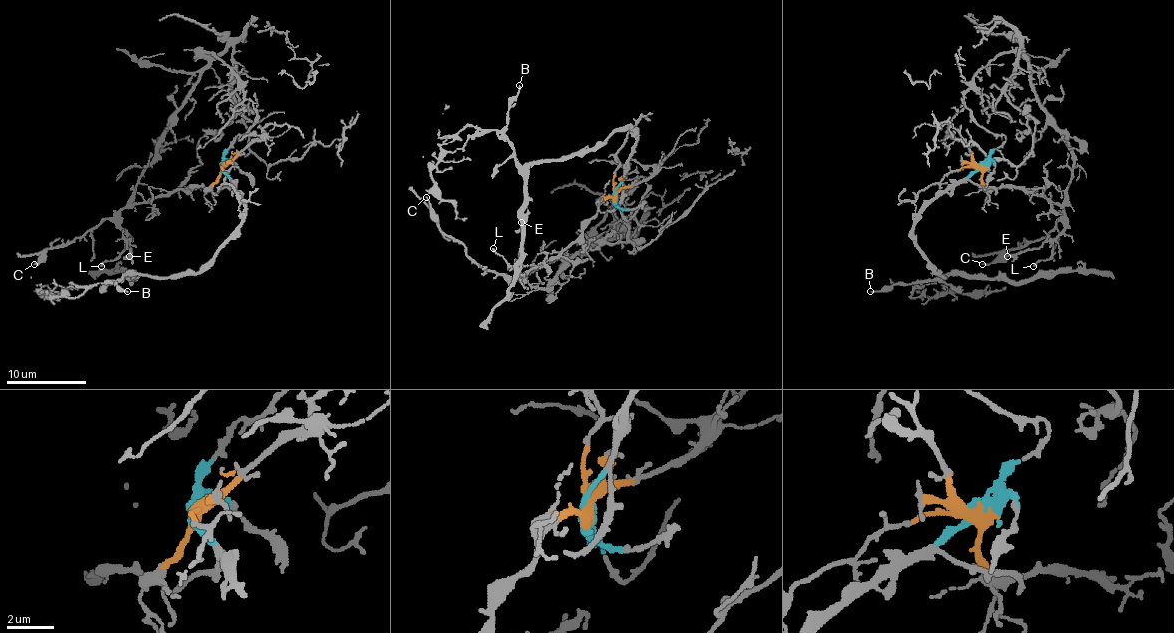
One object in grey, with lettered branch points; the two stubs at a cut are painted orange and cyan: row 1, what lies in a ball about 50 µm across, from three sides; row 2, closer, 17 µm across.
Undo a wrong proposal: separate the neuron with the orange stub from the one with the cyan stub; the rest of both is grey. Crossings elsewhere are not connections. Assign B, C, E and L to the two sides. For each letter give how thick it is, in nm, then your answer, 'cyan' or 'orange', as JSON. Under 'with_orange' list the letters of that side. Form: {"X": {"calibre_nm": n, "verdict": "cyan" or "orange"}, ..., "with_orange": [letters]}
{"B": {"calibre_nm": 150, "verdict": "cyan"}, "C": {"calibre_nm": 140, "verdict": "orange"}, "E": {"calibre_nm": 160, "verdict": "orange"}, "L": {"calibre_nm": 180, "verdict": "orange"}, "with_orange": ["C", "E", "L"]}

